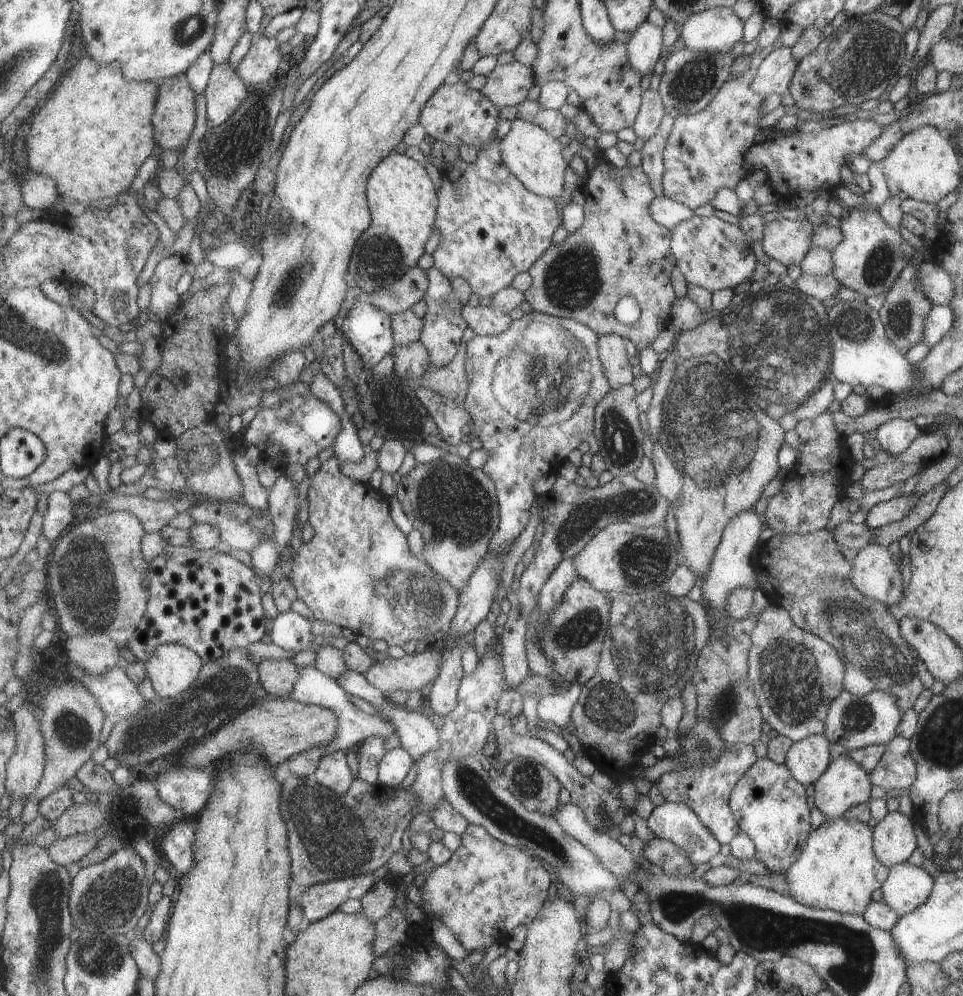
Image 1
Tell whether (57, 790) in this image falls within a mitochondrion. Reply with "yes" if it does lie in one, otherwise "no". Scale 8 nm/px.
no

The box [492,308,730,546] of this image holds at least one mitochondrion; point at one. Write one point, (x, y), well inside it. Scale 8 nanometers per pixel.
(552, 374)

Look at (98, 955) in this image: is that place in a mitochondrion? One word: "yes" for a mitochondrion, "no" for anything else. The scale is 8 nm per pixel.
yes

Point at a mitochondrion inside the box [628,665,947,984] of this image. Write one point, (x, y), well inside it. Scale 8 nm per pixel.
(855, 717)

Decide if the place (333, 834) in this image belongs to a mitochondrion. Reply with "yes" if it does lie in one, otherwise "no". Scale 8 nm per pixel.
yes

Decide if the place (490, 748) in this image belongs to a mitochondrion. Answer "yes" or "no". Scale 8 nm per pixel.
no

